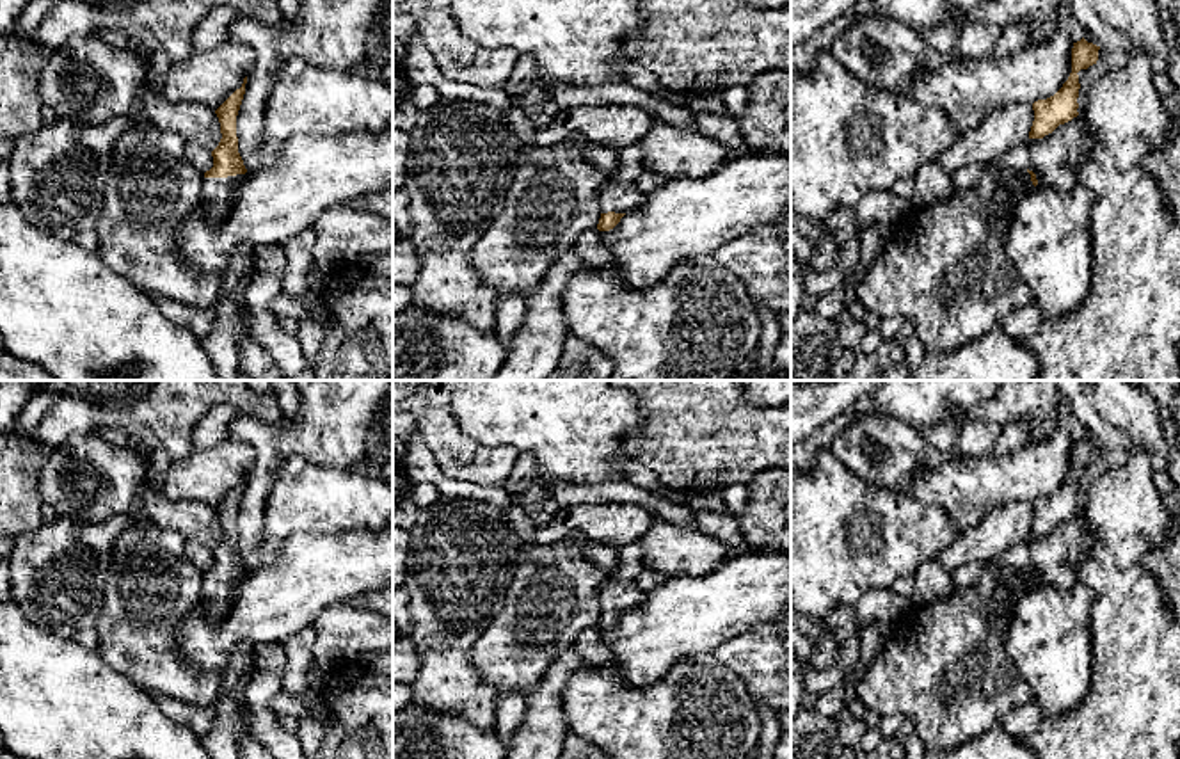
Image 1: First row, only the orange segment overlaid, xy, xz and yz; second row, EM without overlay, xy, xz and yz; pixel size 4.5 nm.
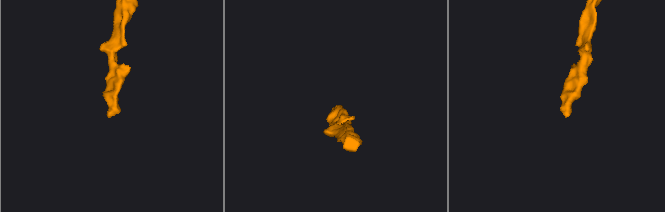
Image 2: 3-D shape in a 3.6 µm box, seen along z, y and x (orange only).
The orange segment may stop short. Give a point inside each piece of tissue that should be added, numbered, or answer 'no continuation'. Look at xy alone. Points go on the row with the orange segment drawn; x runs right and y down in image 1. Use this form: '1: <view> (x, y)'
1: xy (217, 192)

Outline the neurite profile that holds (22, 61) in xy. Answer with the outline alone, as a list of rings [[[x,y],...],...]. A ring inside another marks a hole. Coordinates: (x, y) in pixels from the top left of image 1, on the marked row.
[[[12,32],[0,36],[0,164],[16,140],[43,126],[39,75],[52,52]]]

